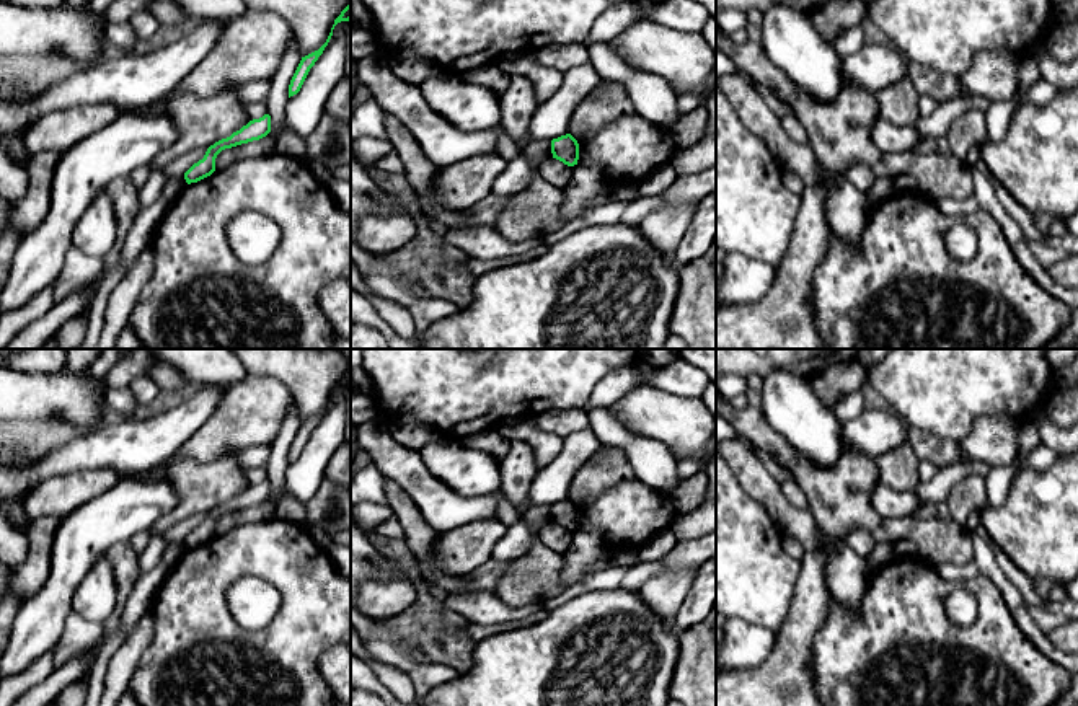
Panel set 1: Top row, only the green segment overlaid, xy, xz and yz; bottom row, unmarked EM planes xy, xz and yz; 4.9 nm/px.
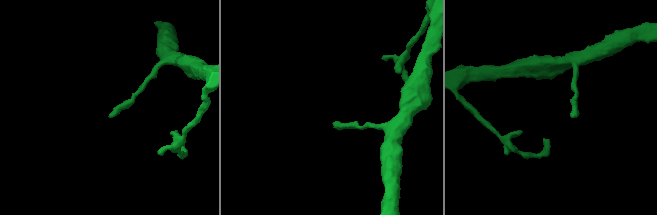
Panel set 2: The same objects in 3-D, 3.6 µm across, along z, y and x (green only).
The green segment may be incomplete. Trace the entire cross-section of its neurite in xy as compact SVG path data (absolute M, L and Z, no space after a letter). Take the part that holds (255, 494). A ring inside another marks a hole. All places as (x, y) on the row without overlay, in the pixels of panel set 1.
M264 479L259 484L250 486L240 496L233 497L230 502L222 504L210 510L202 525L194 528L186 538L184 545L188 549L197 548L215 536L215 523L225 515L253 505L259 505L271 497L271 481Z

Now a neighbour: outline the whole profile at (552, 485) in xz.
M590 427L563 437L563 448L551 465L540 470L528 494L528 504L519 507L524 517L532 507L553 505L569 499L569 486L577 471L602 447Z

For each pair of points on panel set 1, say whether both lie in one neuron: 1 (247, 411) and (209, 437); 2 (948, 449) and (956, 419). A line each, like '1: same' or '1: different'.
1: same
2: different

